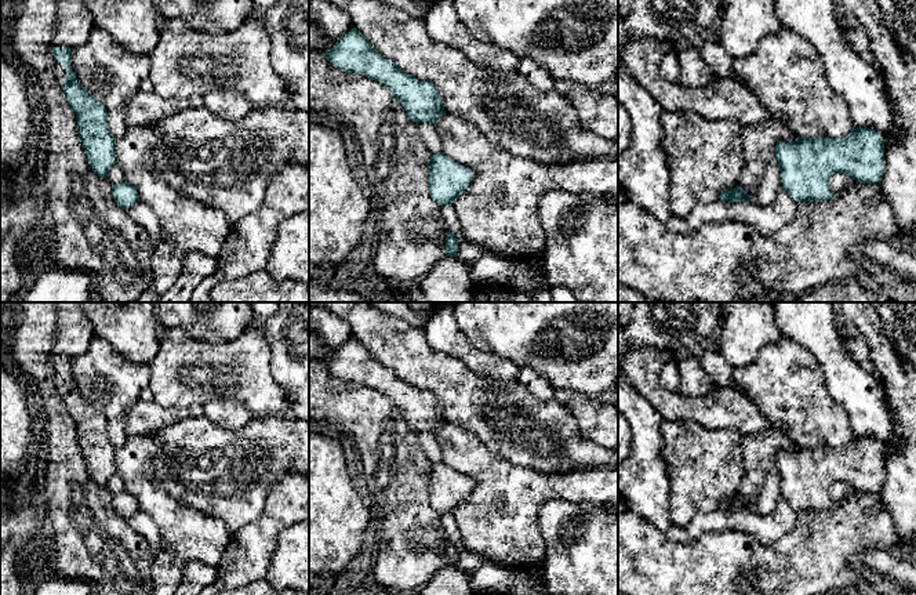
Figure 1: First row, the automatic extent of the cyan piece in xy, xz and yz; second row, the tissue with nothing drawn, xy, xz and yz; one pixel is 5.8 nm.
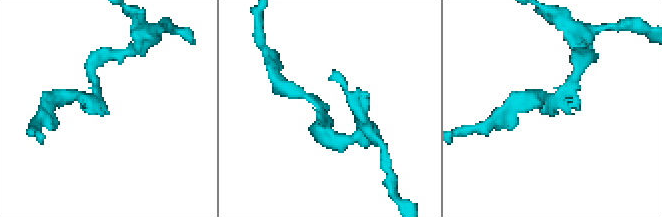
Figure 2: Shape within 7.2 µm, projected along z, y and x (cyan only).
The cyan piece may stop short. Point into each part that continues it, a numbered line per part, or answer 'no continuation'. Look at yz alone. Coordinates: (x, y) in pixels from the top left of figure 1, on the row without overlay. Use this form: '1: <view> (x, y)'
no continuation

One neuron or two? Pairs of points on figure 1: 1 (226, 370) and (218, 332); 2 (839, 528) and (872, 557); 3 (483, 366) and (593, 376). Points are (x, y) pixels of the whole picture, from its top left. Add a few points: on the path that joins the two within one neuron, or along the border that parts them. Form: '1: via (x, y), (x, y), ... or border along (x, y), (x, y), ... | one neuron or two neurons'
1: border along (250, 326), (229, 341), (200, 341), (189, 337) | two neurons
2: border along (897, 547), (867, 548), (857, 562) | two neurons
3: border along (491, 351), (511, 359), (520, 367) | two neurons

